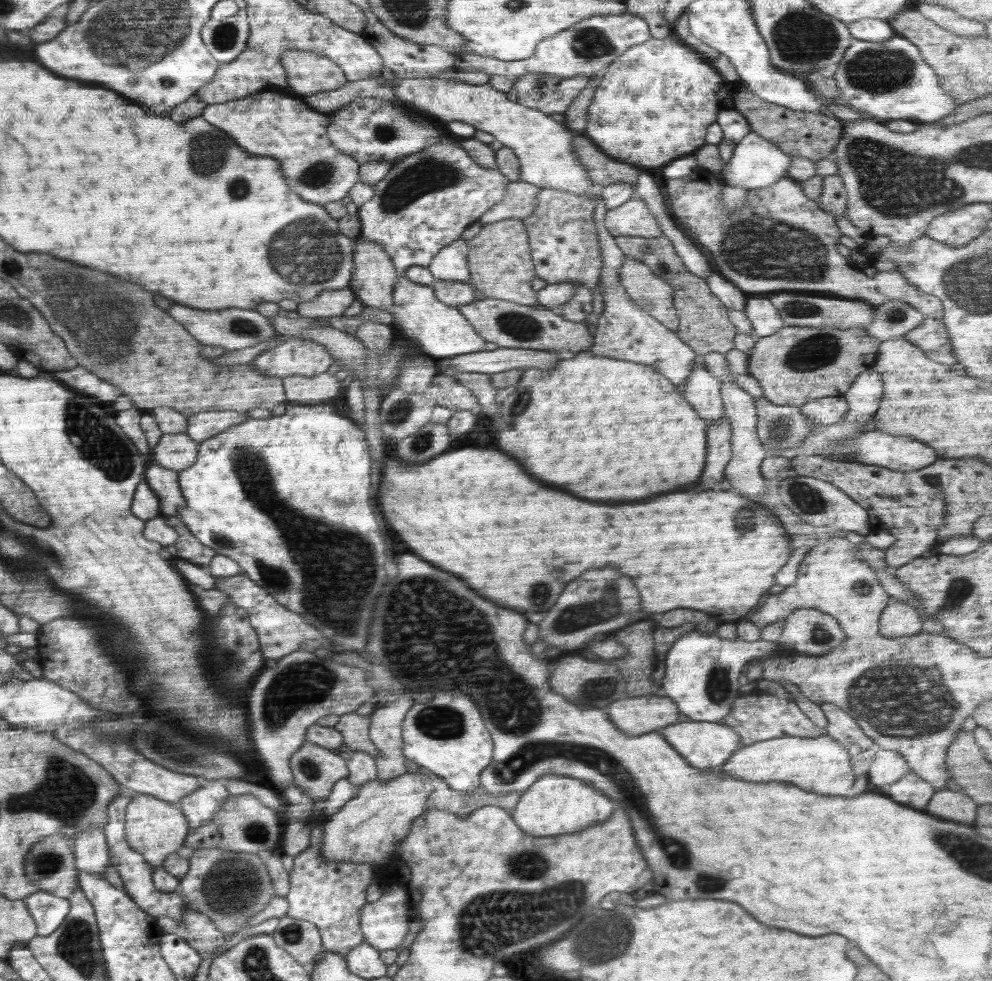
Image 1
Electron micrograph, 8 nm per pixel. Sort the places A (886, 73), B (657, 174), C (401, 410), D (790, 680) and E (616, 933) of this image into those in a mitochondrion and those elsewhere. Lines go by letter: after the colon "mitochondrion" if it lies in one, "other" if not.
A: mitochondrion
B: other
C: mitochondrion
D: other
E: mitochondrion

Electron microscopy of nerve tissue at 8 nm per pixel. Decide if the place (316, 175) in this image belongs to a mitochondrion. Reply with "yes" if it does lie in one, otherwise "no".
yes

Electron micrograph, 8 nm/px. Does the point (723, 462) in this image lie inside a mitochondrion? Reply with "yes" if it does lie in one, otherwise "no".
no

